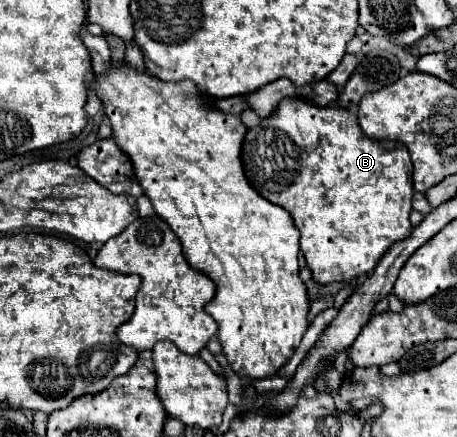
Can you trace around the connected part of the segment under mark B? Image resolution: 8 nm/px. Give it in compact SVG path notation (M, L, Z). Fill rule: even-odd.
M286 99L282 101L282 105L278 107L278 113L274 113L274 117L264 119L260 125L256 125L254 129L248 129L244 143L242 143L242 165L244 165L244 173L246 179L250 181L250 185L270 203L286 209L292 219L296 229L300 231L300 249L306 257L306 263L312 271L312 279L320 285L328 285L328 283L336 283L336 281L352 281L362 273L372 273L374 267L378 265L378 261L382 259L382 255L398 241L410 237L412 233L412 223L410 223L410 211L412 211L412 195L414 195L414 187L412 187L412 159L410 153L406 149L406 145L402 145L400 141L372 141L368 139L360 125L358 119L352 111L342 109L342 107L316 107L304 99Z

